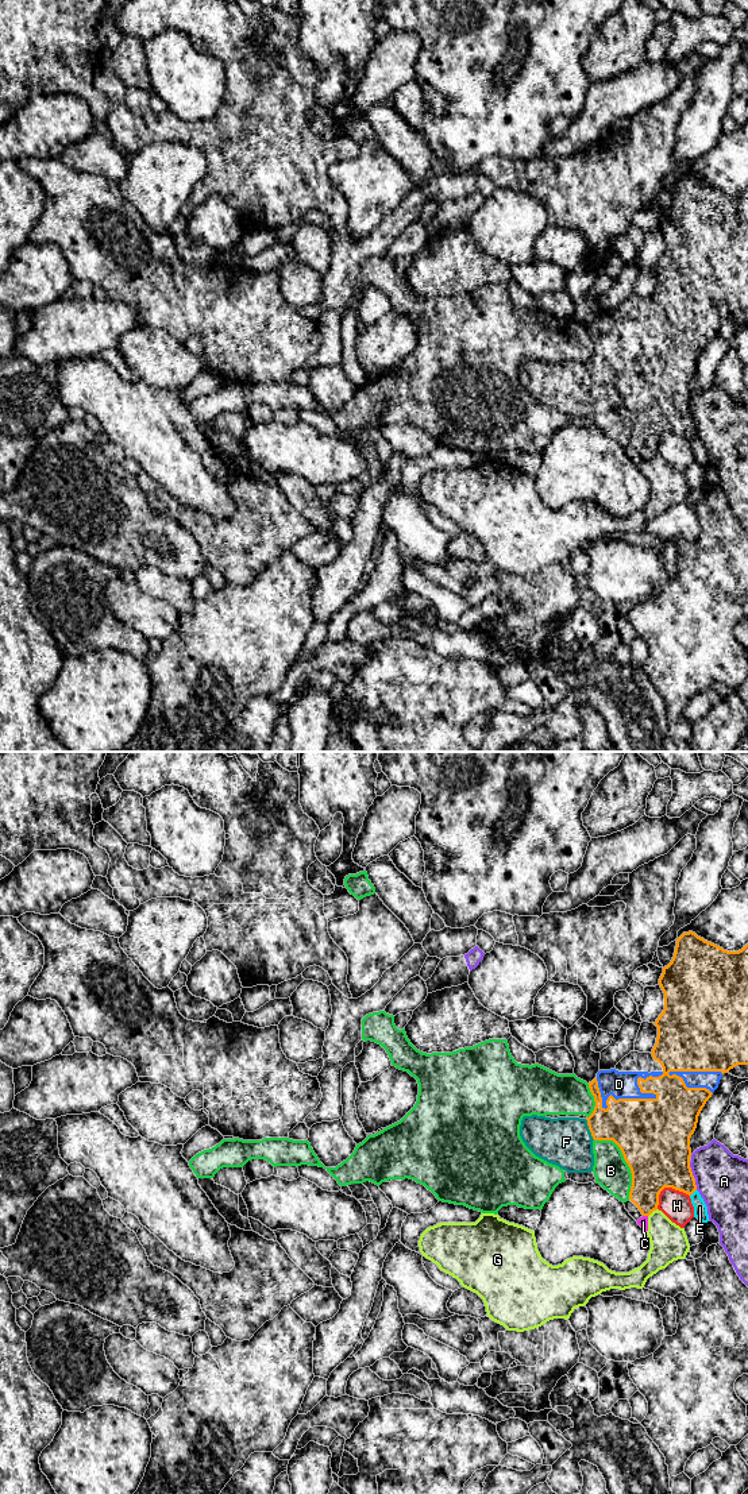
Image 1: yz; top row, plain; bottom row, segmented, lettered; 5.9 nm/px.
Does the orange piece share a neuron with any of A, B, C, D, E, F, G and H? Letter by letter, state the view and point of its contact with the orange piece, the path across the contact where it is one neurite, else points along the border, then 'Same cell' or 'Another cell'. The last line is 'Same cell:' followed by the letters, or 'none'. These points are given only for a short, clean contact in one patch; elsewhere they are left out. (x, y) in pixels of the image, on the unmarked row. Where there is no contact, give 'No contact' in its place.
A: Touches orange at yz (693, 420). Another cell
B: Touches orange at yz (625, 405). Another cell
C: Touches orange at yz (646, 459). Another cell
D: Touches orange at yz (650, 343). Same cell
E: Touches orange at yz (693, 436). Boundary: yz (696, 433), (690, 440). Another cell
F: Touches orange at yz (589, 373). Path across: yz (629, 367), (601, 369), (589, 373), (566, 386). Same cell
G: Touches orange at yz (652, 455). Boundary: yz (656, 452), (648, 460). Another cell
H: Touches orange at yz (666, 431). Another cell
Same cell: D, F

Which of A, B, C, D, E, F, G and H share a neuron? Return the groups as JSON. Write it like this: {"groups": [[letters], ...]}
{"groups": [["A"], ["B"], ["C", "G"], ["D", "F"], ["E"], ["H"]]}

